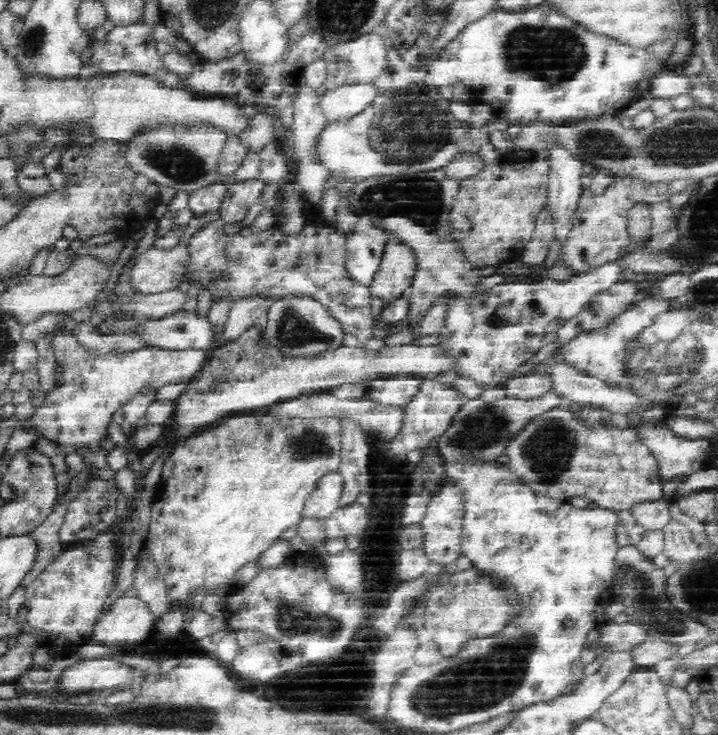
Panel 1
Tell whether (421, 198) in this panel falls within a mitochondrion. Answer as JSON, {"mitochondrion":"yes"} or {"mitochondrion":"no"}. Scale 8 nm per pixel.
{"mitochondrion":"yes"}

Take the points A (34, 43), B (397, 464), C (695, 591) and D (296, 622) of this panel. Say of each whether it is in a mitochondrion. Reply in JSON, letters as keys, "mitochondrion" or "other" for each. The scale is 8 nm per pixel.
{"A":"mitochondrion","B":"other","C":"mitochondrion","D":"mitochondrion"}

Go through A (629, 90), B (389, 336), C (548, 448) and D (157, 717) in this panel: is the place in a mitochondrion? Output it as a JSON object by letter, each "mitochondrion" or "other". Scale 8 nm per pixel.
{"A":"other","B":"other","C":"mitochondrion","D":"mitochondrion"}

